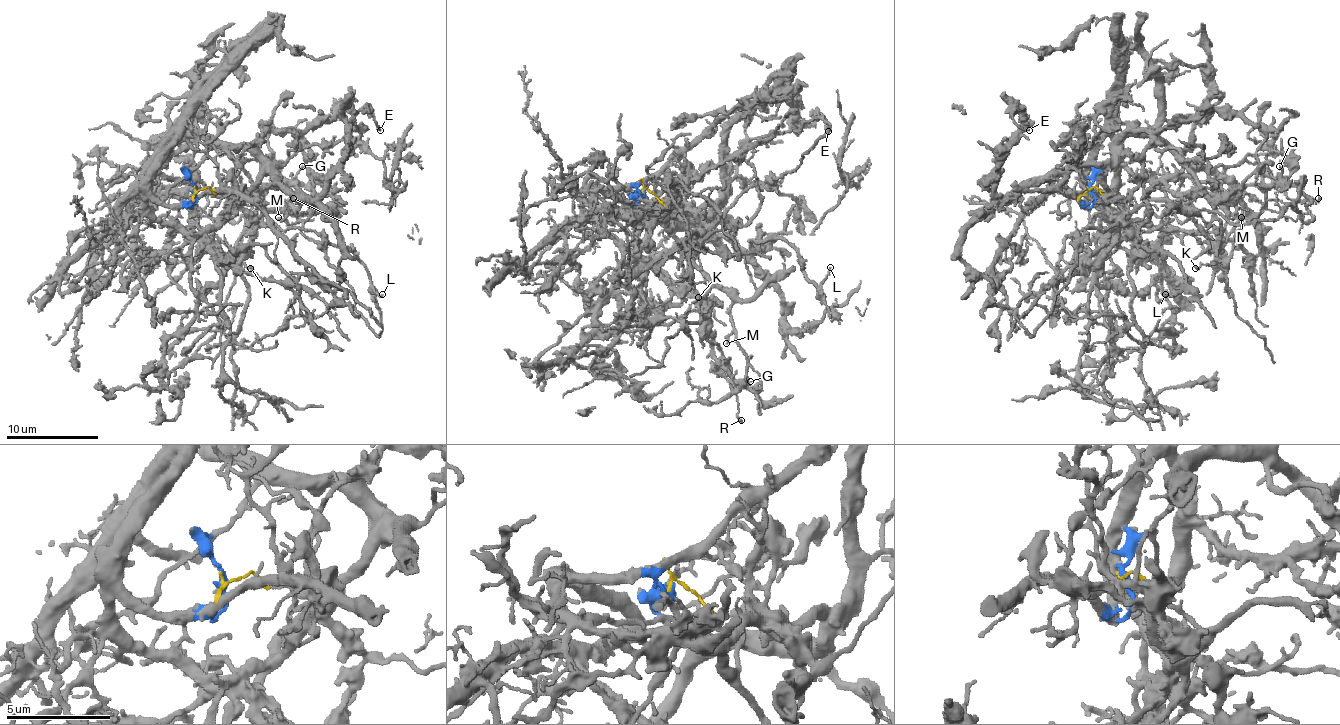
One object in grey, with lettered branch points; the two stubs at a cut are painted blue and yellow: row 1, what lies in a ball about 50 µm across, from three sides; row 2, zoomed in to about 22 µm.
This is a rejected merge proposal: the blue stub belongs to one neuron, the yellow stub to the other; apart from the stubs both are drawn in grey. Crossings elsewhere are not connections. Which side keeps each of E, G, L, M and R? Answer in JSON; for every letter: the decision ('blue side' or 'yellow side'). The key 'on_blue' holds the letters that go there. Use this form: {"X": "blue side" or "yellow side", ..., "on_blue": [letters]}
{"E": "blue side", "G": "blue side", "L": "blue side", "M": "yellow side", "R": "yellow side", "on_blue": ["E", "G", "L"]}

